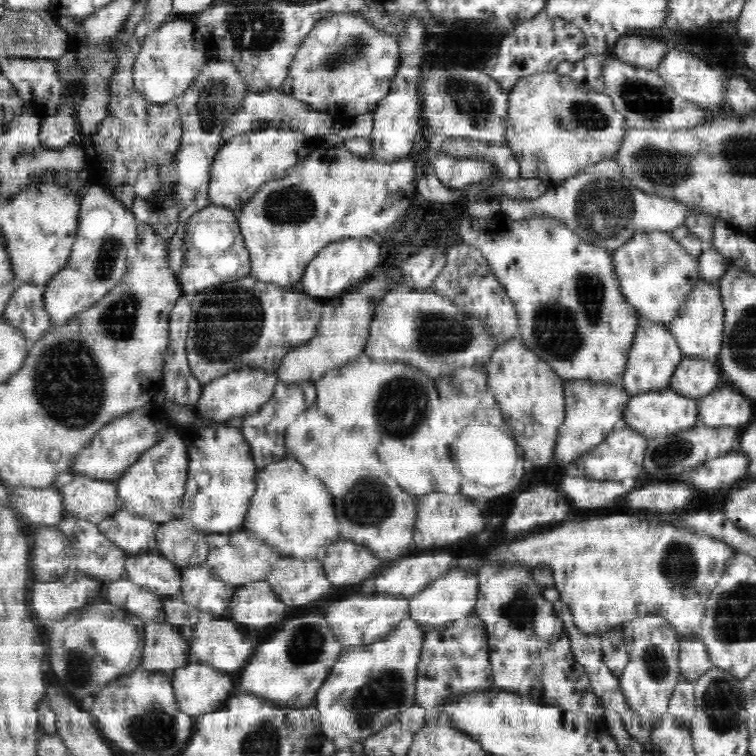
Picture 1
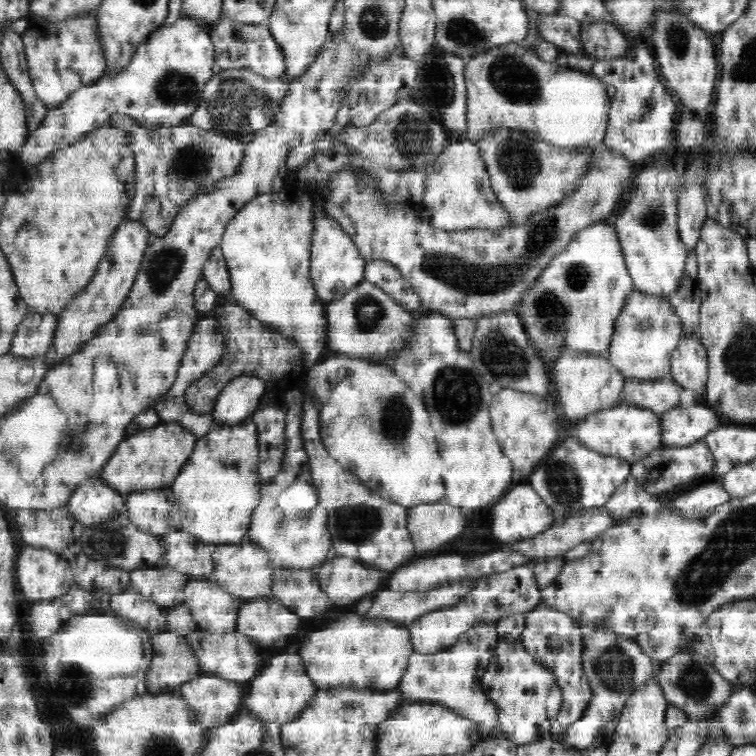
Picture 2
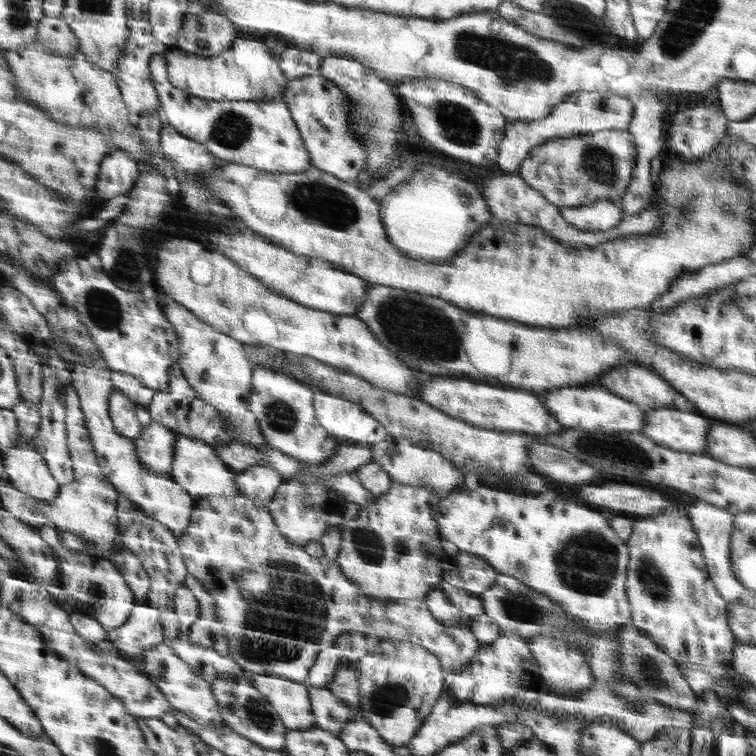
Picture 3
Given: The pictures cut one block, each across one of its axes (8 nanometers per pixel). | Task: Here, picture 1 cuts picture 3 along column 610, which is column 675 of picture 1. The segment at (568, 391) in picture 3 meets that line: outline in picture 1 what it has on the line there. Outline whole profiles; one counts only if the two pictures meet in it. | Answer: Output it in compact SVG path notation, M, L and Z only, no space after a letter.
M666 388L665 390L631 395L625 409L622 425L633 428L648 439L655 439L696 426L698 399L682 396L681 393Z

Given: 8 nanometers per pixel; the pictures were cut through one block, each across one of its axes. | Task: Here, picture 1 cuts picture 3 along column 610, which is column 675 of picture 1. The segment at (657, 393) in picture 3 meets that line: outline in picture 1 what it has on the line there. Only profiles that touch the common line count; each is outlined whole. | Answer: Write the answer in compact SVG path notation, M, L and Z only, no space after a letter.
M683 355L668 388L682 396L700 399L718 389L720 370L704 359Z

